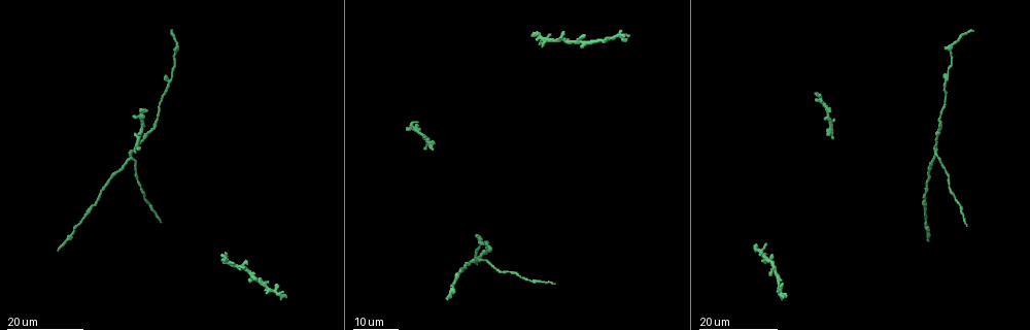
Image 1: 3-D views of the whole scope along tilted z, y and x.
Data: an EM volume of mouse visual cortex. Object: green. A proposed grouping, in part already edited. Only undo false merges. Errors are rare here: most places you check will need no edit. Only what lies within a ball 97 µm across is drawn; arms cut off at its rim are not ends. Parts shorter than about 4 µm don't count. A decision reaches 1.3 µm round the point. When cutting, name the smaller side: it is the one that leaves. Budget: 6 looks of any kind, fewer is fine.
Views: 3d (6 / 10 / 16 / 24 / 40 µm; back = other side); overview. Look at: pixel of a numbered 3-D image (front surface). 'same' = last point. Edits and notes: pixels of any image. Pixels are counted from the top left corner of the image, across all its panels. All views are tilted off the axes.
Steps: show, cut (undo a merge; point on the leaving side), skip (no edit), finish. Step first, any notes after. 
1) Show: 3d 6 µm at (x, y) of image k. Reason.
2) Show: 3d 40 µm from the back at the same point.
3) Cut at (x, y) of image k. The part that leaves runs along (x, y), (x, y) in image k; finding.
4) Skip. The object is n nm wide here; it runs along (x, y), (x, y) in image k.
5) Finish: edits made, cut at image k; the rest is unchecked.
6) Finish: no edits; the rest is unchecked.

Show: 3d 16 µm at (433, 150) of image 1.

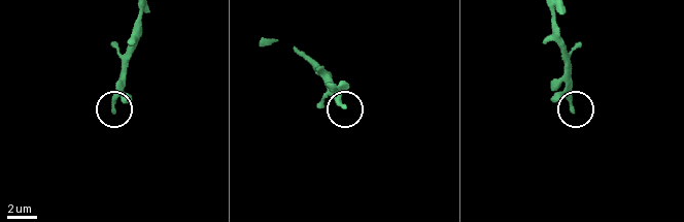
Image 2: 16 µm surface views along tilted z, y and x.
Show: 3d 6 µm at (114, 112) of image 2.

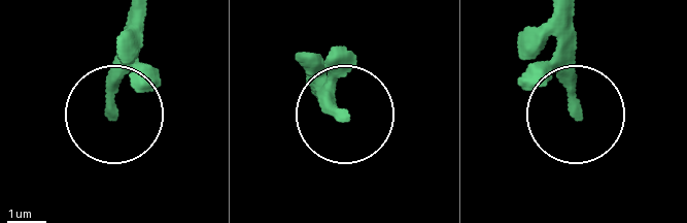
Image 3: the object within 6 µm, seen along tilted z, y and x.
Skip. It runs along (579, 119), (571, 73), (531, 29) in image 3; continuous, no second neuron.

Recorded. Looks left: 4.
Show: 3d 24 µm at (480, 262) of image 1. Three-way junction.

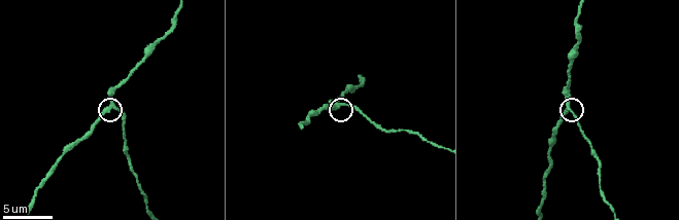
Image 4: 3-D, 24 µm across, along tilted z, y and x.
Show: 3d 6 µm at (114, 103) of image 4.

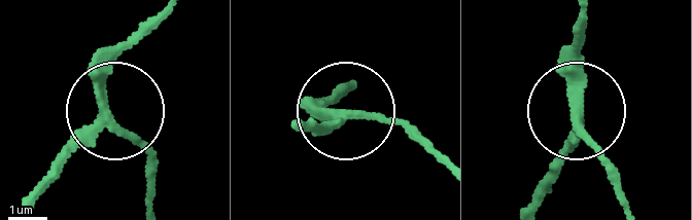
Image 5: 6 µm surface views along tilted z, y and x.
Cut at (149, 157) of image 5. The side arm is 24 µm long; the part that leaves runs along (112, 122), (148, 159), (150, 207) in image 5; two neurons meet here.

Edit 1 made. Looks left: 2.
Show: 3d 16 µm at (949, 77) of image 1. Sudden change in width.

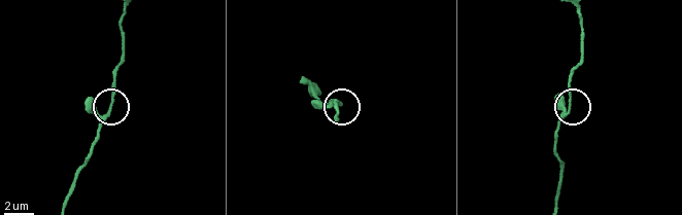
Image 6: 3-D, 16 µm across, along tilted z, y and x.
Show: 3d 10 µm at (569, 107) of image 6.

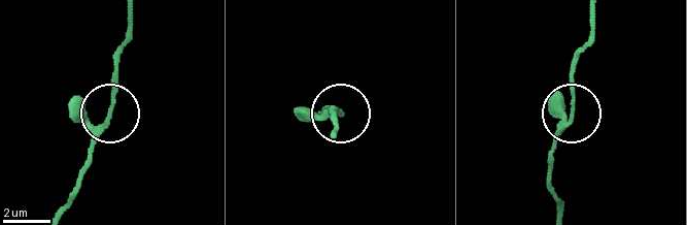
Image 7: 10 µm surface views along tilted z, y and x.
Skip. One neuron here.

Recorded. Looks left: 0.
Finish: edits made, cut at image 5; the rest is unchecked.

